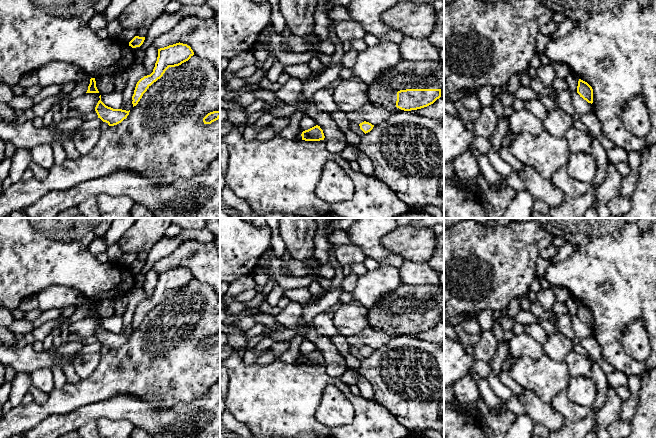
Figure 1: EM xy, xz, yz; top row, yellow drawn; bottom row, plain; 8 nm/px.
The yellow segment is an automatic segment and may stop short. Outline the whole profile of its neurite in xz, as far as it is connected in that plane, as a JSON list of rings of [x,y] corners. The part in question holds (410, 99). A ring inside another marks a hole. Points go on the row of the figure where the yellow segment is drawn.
[[[402,60],[368,85],[367,94],[377,108],[417,110],[433,104],[444,87],[444,62]]]

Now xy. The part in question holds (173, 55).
[[[180,42],[158,49],[158,57],[153,72],[141,78],[136,84],[132,96],[133,107],[138,104],[147,89],[160,79],[169,67],[179,66],[193,55],[194,52],[191,47]]]

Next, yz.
[[[579,79],[577,93],[588,103],[593,103],[593,89],[587,82]]]

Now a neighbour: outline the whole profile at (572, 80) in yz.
[[[572,73],[572,74],[569,74],[565,79],[567,81],[569,91],[571,93],[577,92],[579,78]]]

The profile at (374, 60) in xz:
[[[380,41],[377,45],[368,46],[364,51],[359,52],[351,70],[355,77],[369,85],[385,70],[394,67],[402,60],[399,44]]]

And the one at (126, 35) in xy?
[[[136,28],[123,29],[117,40],[129,44],[129,42],[137,35]]]

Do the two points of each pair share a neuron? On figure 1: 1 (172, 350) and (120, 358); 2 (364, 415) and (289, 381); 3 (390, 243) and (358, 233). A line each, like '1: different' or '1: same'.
1: same
2: same
3: different

